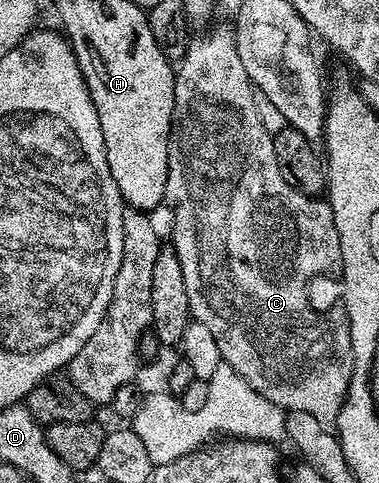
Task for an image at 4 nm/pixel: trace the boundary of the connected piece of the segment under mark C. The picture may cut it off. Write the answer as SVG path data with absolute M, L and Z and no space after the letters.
M226 26L209 27L210 34L203 38L191 37L186 43L186 55L180 59L174 75L174 111L170 125L170 143L168 144L168 184L166 185L165 205L174 213L174 239L172 245L176 256L180 256L180 268L184 271L184 285L188 287L188 304L195 322L202 322L216 344L220 347L220 356L233 370L240 372L264 400L272 400L284 411L299 410L308 412L308 416L319 422L321 426L334 428L338 425L340 408L346 403L346 393L354 371L352 356L352 340L350 339L350 323L346 320L345 309L335 304L331 310L317 310L310 303L310 285L317 278L330 278L341 275L342 253L340 252L340 236L336 232L336 220L329 201L304 192L296 192L276 164L274 139L260 124L260 114L256 112L253 99L255 88L248 72L244 72L244 64L240 64L240 52L236 48L234 30Z

